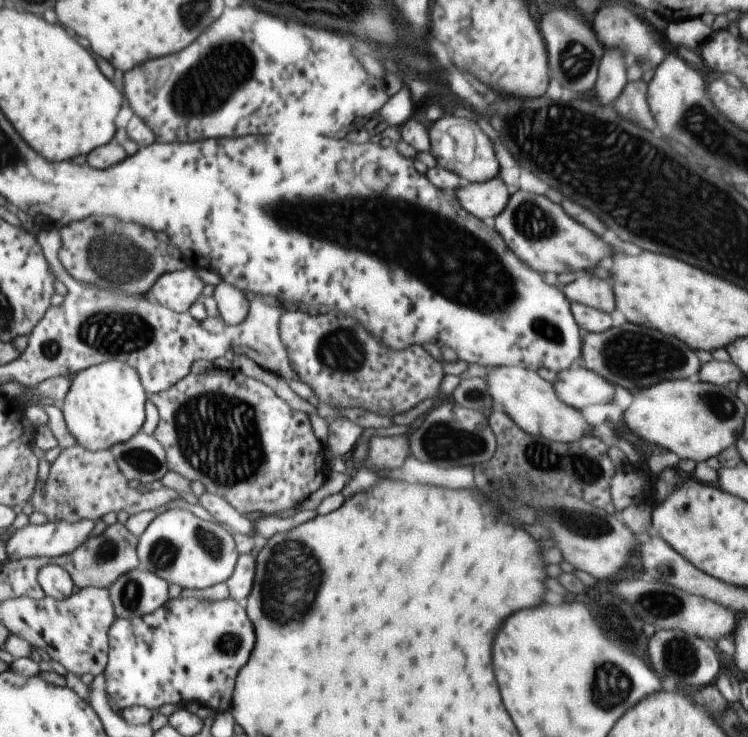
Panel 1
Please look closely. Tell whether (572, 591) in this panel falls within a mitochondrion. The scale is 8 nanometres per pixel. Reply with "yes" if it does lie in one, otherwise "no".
no

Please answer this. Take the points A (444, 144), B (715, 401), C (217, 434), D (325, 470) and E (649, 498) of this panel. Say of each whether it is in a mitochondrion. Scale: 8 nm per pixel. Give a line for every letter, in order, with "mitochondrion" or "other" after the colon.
A: other
B: mitochondrion
C: mitochondrion
D: other
E: other

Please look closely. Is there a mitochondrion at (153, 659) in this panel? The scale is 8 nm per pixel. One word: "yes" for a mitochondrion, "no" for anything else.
no

